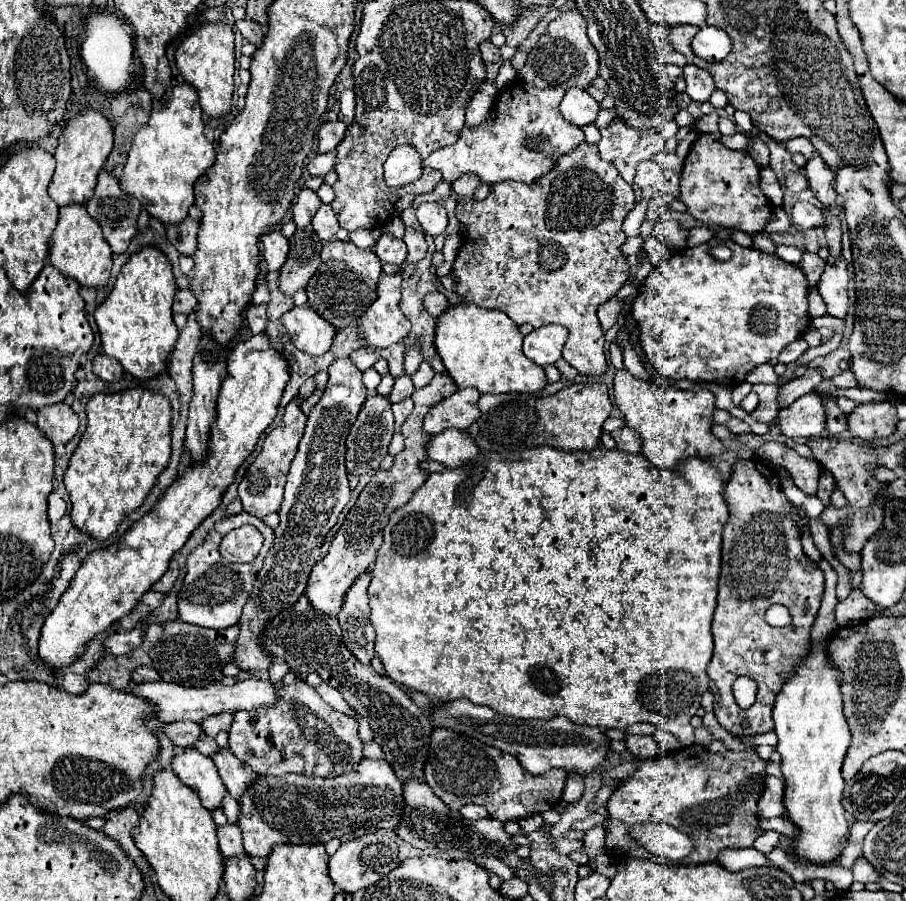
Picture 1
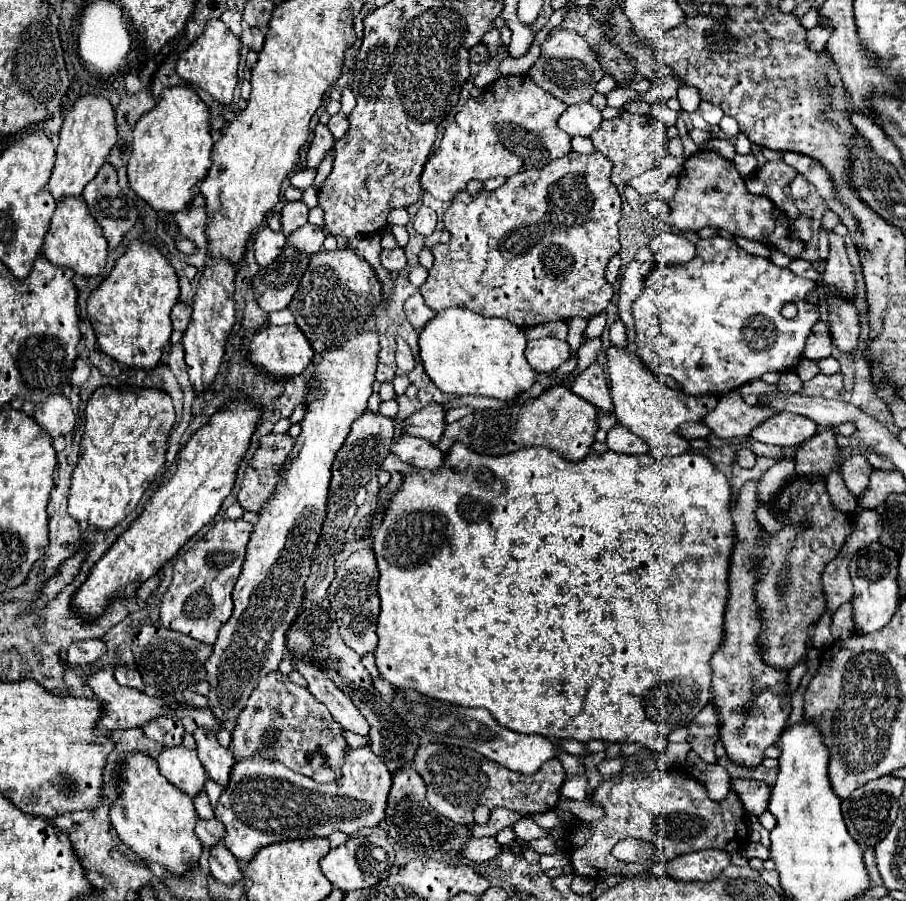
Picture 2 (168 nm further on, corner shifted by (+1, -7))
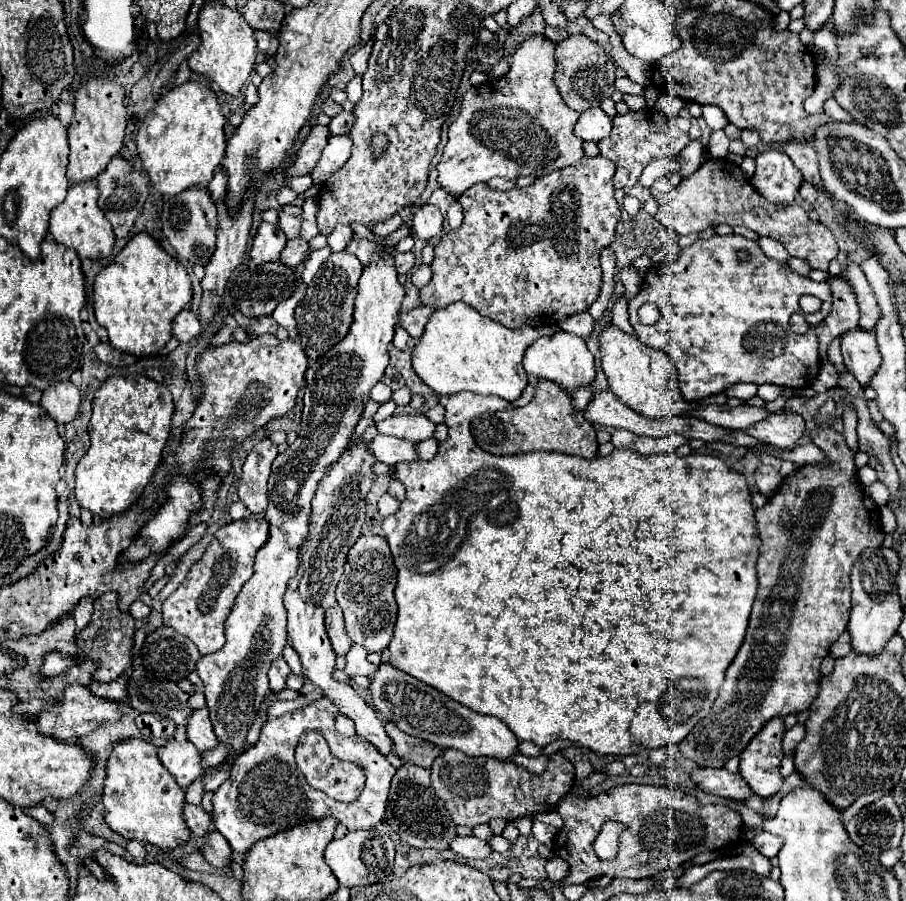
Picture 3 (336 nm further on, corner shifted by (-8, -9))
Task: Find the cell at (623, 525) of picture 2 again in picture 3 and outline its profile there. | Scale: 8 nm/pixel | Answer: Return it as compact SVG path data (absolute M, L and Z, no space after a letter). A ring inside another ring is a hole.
M460 392L460 394L452 394L452 396L440 396L440 404L446 408L446 424L450 428L448 438L444 442L440 442L438 454L428 460L428 462L410 462L410 464L398 464L396 466L396 478L406 486L406 500L400 504L400 510L394 516L388 516L382 524L384 530L384 538L390 546L392 558L394 558L394 566L398 570L398 582L396 582L396 604L398 604L398 620L396 620L396 628L394 628L394 636L392 642L388 646L390 650L390 658L388 662L414 676L420 682L426 682L428 686L442 690L446 696L450 696L452 700L480 712L480 714L490 714L496 716L500 720L506 722L506 726L514 732L514 736L518 740L530 740L538 746L548 746L554 740L570 740L576 742L580 746L590 748L596 754L638 754L640 746L646 750L652 748L660 748L660 746L668 746L668 744L678 744L684 736L688 736L688 732L710 712L714 700L718 698L720 686L724 682L724 672L730 666L730 662L734 660L742 640L744 640L744 632L748 626L748 616L752 610L752 602L756 596L756 558L758 558L758 546L760 546L760 538L756 534L756 524L754 524L754 506L752 506L752 498L748 492L748 484L746 478L732 470L730 466L726 466L717 455L700 455L691 453L686 457L679 457L676 454L654 454L654 456L638 456L636 452L630 450L614 450L610 456L596 456L592 460L586 458L578 458L578 456L570 456L570 454L560 454L560 452L530 452L530 454L518 454L518 456L492 456L488 452L484 452L482 448L476 446L476 442L470 436L470 422L490 410L496 408L512 408L510 402L498 398L498 396L480 396L480 394L472 394L472 392Z

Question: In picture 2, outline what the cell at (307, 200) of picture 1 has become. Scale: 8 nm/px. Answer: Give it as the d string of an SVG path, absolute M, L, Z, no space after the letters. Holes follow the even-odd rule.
M287 202L281 208L281 232L289 236L293 230L301 228L307 222L307 206L303 202Z

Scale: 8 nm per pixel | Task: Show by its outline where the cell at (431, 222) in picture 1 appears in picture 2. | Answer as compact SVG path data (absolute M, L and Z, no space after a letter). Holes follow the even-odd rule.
M421 206L417 210L417 214L413 216L413 228L421 234L421 236L429 236L435 232L435 224L437 224L437 214L427 208L427 206Z

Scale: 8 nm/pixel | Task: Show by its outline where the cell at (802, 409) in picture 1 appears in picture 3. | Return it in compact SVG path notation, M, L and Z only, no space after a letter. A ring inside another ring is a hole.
M780 412L778 416L770 416L750 428L746 428L744 432L758 438L764 444L770 444L774 448L780 450L790 450L798 444L798 440L802 438L806 430L806 422L800 414L794 412Z

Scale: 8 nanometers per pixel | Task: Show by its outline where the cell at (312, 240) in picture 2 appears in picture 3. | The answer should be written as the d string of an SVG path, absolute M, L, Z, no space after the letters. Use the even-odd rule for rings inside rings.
M294 238L294 240L288 240L288 244L284 246L282 254L280 254L280 262L284 262L286 266L298 266L304 262L306 258L306 252L310 250L310 244L304 240L304 238Z

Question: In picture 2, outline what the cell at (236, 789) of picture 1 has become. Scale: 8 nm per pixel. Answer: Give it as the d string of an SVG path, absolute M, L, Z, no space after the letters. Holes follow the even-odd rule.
M197 728L193 732L193 738L197 742L197 754L199 754L199 760L201 760L203 768L207 770L207 774L215 782L225 786L225 782L229 782L229 770L235 762L233 754L217 742L217 738L211 730Z

